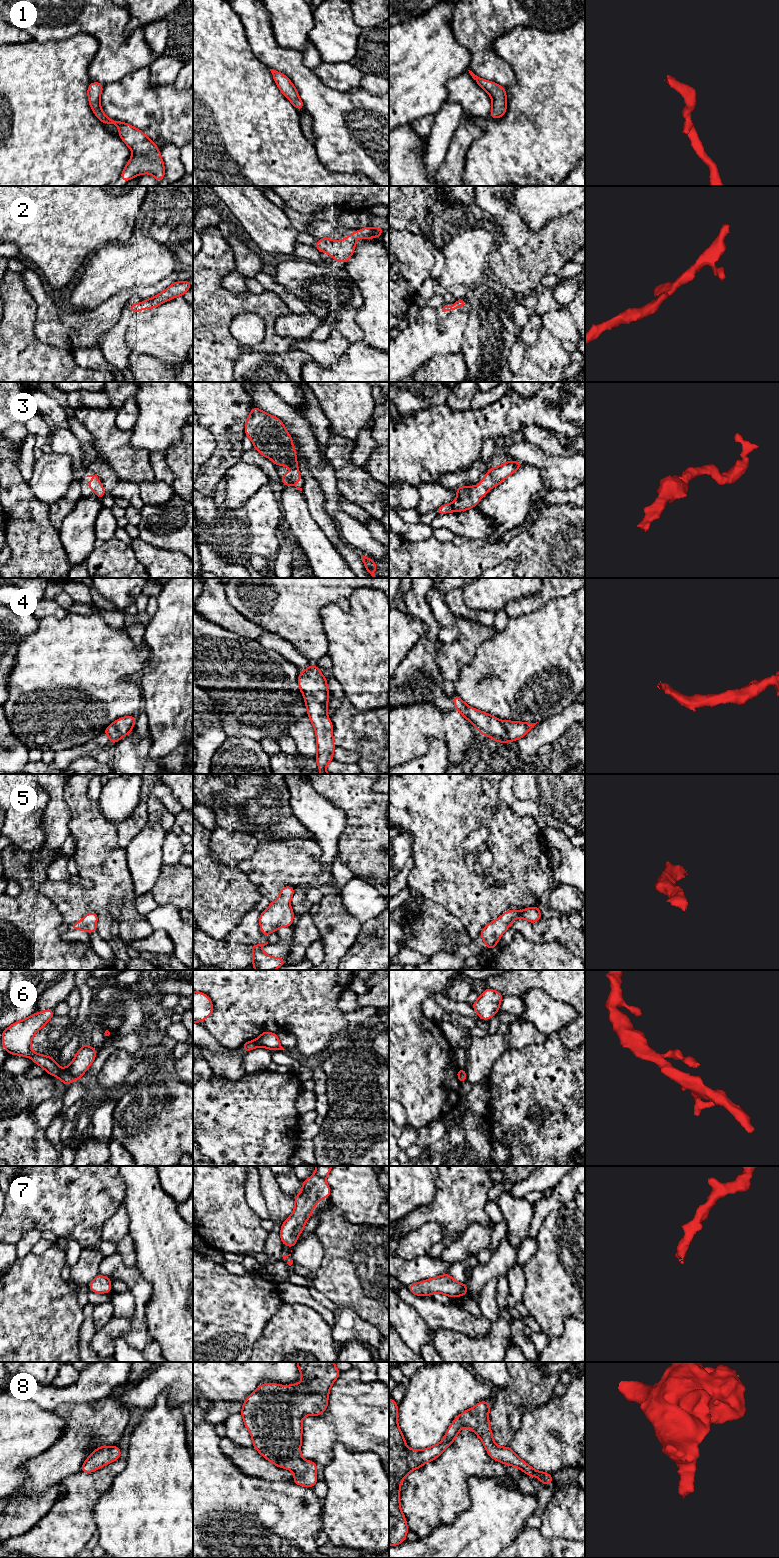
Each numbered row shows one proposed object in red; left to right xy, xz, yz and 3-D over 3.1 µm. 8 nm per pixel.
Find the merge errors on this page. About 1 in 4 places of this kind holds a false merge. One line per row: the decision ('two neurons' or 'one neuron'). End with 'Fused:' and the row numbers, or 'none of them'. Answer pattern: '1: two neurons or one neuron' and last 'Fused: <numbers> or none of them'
1: one neuron
2: one neuron
3: one neuron
4: one neuron
5: one neuron
6: two neurons
7: one neuron
8: one neuron
Fused: 6

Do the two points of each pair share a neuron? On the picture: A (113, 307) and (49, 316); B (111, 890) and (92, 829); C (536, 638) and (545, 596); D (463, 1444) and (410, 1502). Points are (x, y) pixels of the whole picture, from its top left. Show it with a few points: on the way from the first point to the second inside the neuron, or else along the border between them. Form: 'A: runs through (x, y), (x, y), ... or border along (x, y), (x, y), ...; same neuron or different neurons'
A: runs through (97, 321), (65, 321); same neuron
B: runs through (110, 875), (107, 861), (97, 851), (97, 844); same neuron
C: border along (565, 595), (552, 598), (522, 614); different neurons
D: runs through (454, 1459), (425, 1488); same neuron

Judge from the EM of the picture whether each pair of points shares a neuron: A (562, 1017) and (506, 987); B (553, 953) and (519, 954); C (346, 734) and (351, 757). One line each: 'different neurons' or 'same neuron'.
A: different neurons
B: same neuron
C: different neurons

